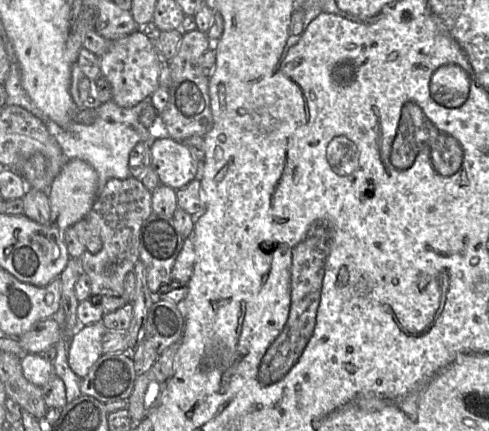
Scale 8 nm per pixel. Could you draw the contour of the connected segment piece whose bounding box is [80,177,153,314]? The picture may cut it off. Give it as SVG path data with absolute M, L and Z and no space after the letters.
M129 177L124 180L112 178L98 193L86 219L98 230L102 240L102 249L92 254L86 250L80 257L82 271L91 281L89 299L99 306L104 314L113 312L126 303L124 280L134 270L139 259L140 231L143 223L152 213L151 192L141 180Z

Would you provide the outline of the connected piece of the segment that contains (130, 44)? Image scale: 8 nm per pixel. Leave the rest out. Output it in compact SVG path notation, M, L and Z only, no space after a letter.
M140 27L115 41L100 57L101 74L111 84L112 100L120 107L131 108L144 101L159 88L160 66L153 41Z

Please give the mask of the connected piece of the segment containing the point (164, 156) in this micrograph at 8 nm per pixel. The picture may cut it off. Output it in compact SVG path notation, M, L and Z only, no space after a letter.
M170 137L153 141L151 167L161 184L175 190L199 178L200 174L200 163L192 156L188 147L182 141Z

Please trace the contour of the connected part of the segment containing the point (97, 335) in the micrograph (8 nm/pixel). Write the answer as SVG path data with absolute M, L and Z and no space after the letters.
M103 321L80 325L70 340L67 350L68 364L81 379L99 359L102 353L102 337L107 329Z

